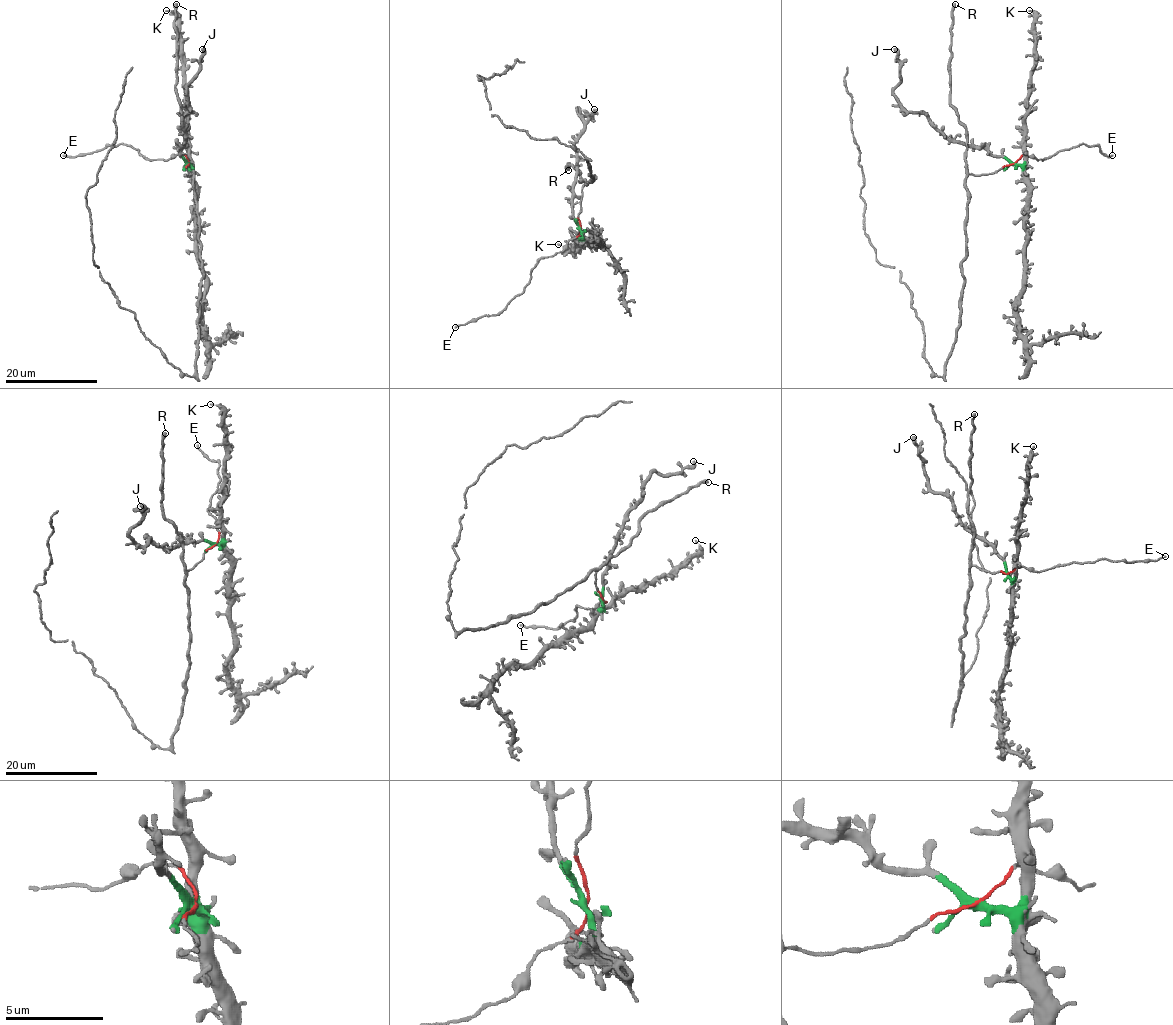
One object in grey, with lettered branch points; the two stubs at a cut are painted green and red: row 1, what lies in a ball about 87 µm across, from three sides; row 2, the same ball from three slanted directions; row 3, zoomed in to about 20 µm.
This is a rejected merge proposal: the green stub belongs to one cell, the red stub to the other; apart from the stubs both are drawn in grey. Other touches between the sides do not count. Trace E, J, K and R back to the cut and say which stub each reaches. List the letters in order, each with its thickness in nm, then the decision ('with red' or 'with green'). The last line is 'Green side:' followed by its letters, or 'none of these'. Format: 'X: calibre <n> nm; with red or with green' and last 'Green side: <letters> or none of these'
E: calibre 160 nm; with red
J: calibre 440 nm; with green
K: calibre 100 nm; with green
R: calibre 400 nm; with red
Green side: J, K

